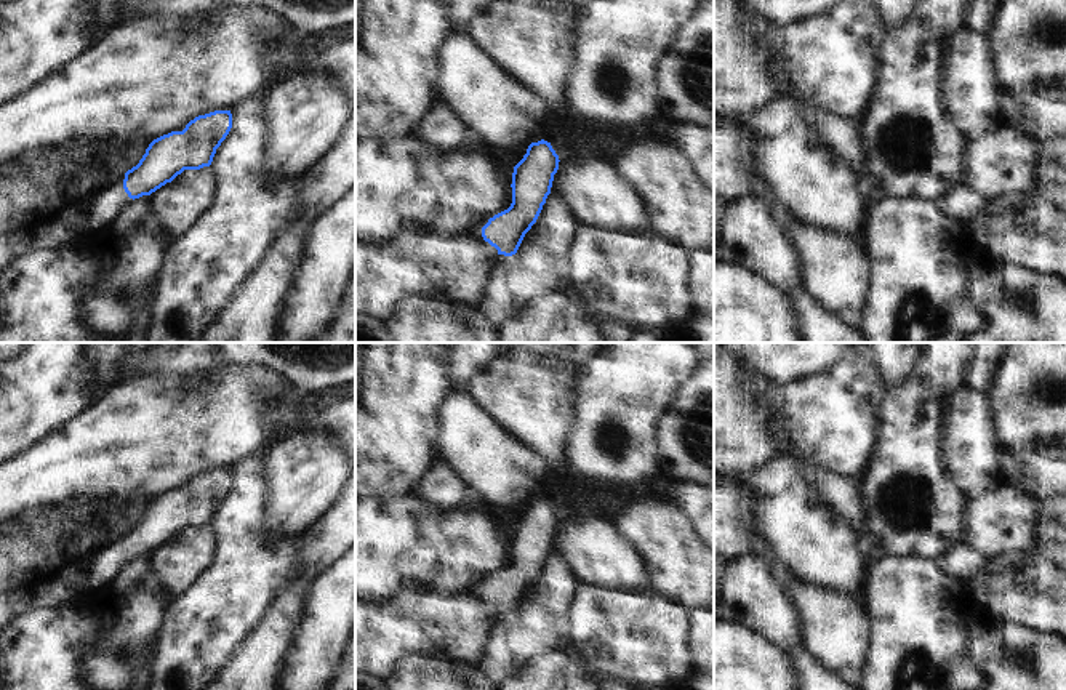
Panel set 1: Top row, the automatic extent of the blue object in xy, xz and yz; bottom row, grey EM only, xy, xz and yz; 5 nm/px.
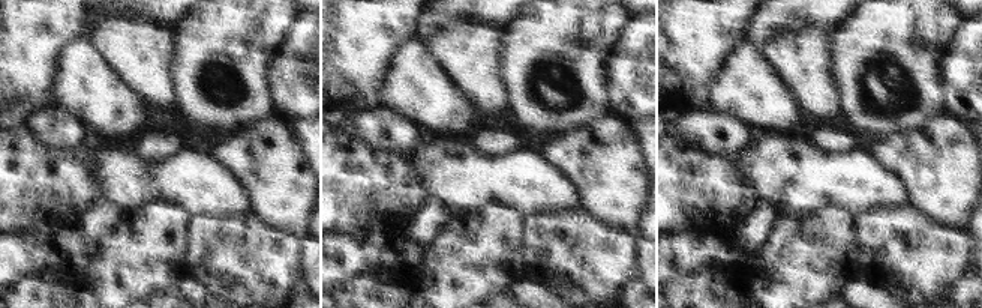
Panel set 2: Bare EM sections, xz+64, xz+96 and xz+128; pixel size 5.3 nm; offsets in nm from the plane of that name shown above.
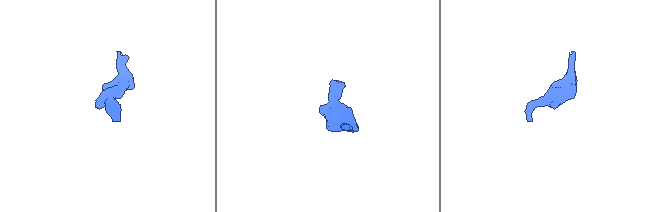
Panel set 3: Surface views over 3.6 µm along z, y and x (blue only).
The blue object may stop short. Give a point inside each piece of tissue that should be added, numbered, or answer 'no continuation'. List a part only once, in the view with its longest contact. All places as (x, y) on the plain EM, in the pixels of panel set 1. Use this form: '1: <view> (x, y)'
1: xz (476, 591)

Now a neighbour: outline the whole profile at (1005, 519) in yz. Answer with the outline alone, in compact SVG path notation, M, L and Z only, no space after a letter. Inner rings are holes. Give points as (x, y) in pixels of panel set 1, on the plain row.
M1005 483L965 507L965 541L986 560L1032 549L1042 509L1034 496Z

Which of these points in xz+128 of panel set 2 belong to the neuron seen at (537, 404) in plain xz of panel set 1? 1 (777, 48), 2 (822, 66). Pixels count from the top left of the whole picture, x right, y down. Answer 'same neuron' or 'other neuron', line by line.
1: same neuron
2: same neuron

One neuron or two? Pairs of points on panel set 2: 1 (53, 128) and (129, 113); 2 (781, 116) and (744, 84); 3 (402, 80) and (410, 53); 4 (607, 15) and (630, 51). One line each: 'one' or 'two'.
1: two
2: one
3: one
4: two

